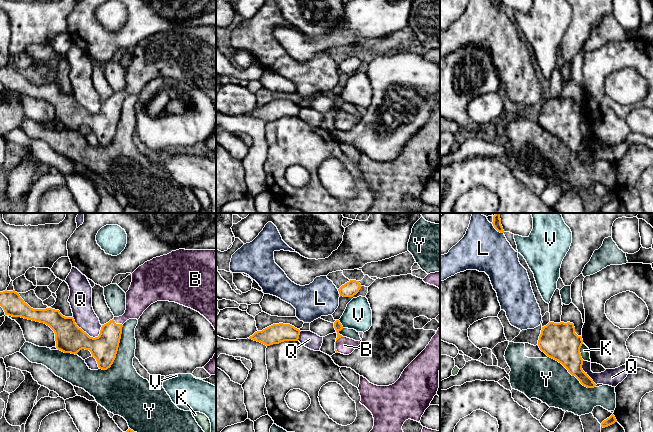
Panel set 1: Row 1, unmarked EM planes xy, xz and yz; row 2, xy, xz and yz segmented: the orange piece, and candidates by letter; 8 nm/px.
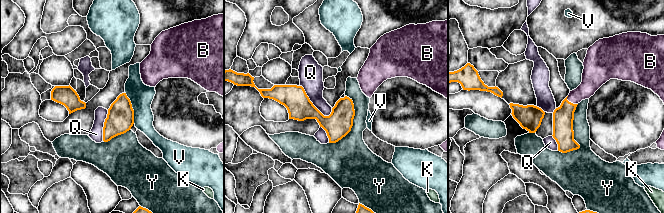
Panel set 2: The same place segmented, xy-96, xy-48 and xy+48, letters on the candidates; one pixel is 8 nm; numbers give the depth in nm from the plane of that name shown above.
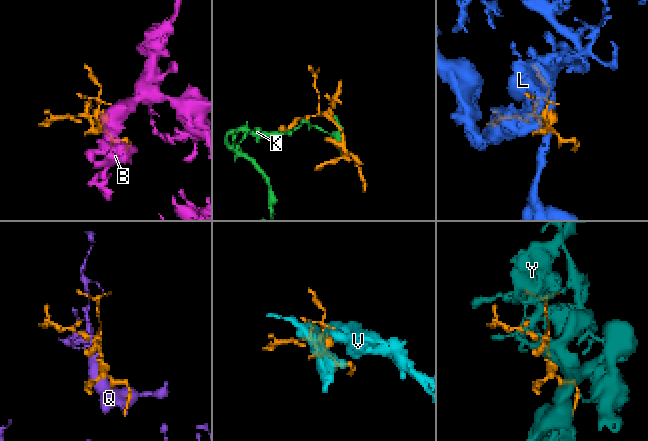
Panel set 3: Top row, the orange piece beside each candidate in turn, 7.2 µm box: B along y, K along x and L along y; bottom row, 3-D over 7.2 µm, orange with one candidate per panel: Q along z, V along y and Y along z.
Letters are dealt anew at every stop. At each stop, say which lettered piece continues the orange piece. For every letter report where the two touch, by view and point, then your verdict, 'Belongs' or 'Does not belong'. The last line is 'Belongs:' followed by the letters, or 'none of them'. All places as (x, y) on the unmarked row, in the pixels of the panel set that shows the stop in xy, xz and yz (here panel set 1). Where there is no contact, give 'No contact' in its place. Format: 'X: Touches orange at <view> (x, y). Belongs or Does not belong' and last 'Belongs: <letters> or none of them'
B: Touches orange at xy (117, 100). Belongs
K: Touches orange at yz (579, 128). Does not belong
L: Touches orange at yz (497, 6). Does not belong
Q: Touches orange at xy (83, 107). Does not belong
V: Touches orange at xz (341, 100). Does not belong
Y: Touches orange at xy (117, 126). Does not belong
Belongs: B

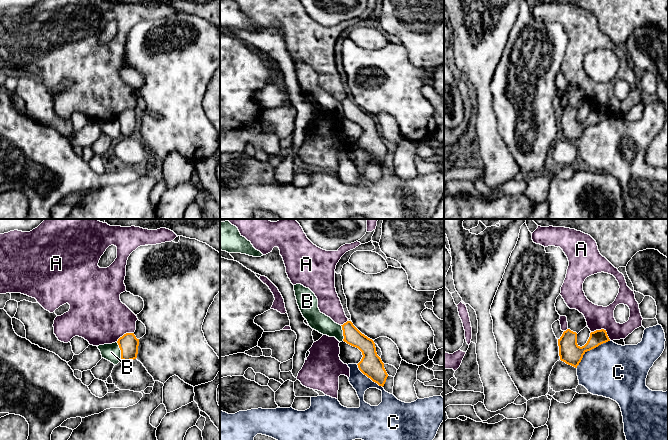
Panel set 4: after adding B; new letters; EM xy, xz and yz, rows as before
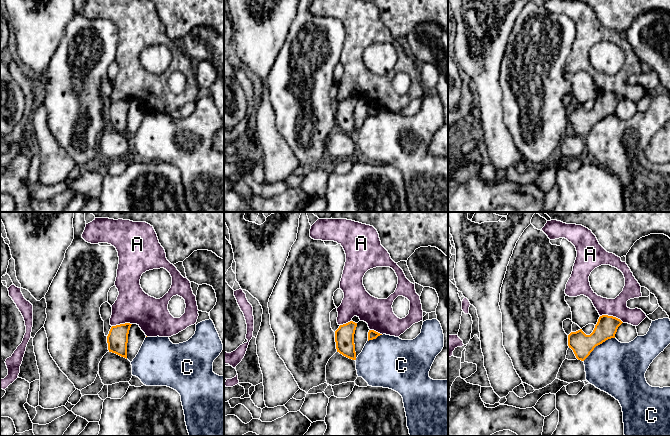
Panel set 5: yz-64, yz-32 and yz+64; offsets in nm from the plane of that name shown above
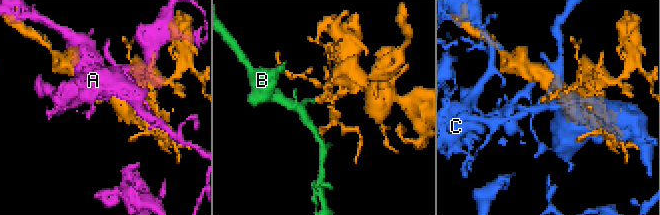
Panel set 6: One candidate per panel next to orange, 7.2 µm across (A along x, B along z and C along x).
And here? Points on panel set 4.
A: Touches orange at yz (602, 105). Does not belong
B: Touches orange at xy (121, 127). Does not belong
C: Touches orange at yz (590, 125). Does not belong
Belongs: none of them

